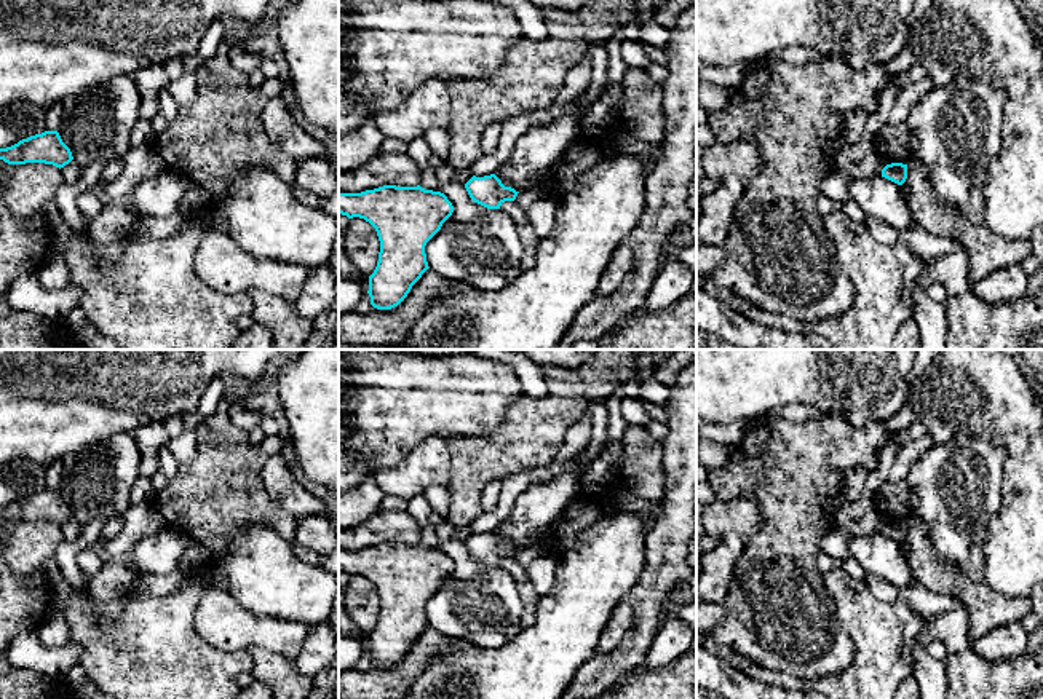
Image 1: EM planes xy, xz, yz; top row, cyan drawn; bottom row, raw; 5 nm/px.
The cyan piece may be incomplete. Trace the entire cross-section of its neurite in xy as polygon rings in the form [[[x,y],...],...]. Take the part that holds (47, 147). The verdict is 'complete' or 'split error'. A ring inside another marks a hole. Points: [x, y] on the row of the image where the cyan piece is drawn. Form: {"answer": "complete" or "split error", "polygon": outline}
{"answer": "complete", "polygon": [[[45,131],[22,139],[11,147],[0,148],[0,160],[8,164],[45,163],[61,169],[73,156],[58,131]]]}

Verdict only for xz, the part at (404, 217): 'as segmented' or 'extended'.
as segmented

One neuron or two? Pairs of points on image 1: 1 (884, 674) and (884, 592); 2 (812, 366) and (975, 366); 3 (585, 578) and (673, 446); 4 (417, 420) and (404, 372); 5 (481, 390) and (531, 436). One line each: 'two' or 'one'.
1: two
2: two
3: two
4: one
5: two

